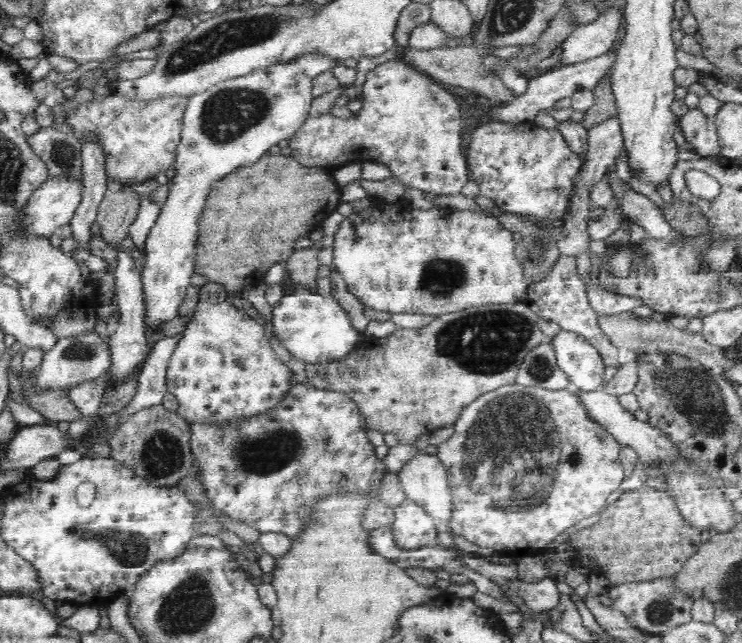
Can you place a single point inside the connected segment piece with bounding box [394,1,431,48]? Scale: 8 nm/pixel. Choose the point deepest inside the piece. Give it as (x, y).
(416, 13)

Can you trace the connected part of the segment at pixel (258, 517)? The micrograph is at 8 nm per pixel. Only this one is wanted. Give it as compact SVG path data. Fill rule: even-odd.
M291 380L290 388L283 394L282 400L278 400L278 404L274 408L268 408L266 412L251 413L250 416L234 416L232 420L226 420L226 424L214 424L213 421L207 420L192 420L188 421L190 427L190 446L194 460L198 463L198 477L202 481L202 486L208 495L210 506L215 511L220 511L230 520L240 520L251 526L260 533L275 532L280 535L290 537L290 540L300 539L300 534L305 532L306 522L308 518L317 511L317 508L325 502L326 499L332 498L334 495L362 495L363 504L362 526L366 530L372 532L382 527L390 527L394 524L395 508L386 504L381 500L381 482L387 469L382 460L378 458L375 451L375 446L370 443L366 436L366 417L362 414L361 408L344 392L334 392L334 389L322 389L312 386L304 386L294 380Z

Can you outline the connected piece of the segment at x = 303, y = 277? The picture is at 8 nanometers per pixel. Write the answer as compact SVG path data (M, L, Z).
M315 246L306 249L298 249L286 260L286 271L290 274L290 282L308 291L316 292L318 280L318 269L320 261L318 261L319 249Z

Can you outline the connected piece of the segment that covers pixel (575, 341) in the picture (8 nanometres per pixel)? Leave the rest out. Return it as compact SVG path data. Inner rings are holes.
M562 329L550 343L558 366L568 376L572 392L592 392L604 386L607 366L595 346L582 336Z

